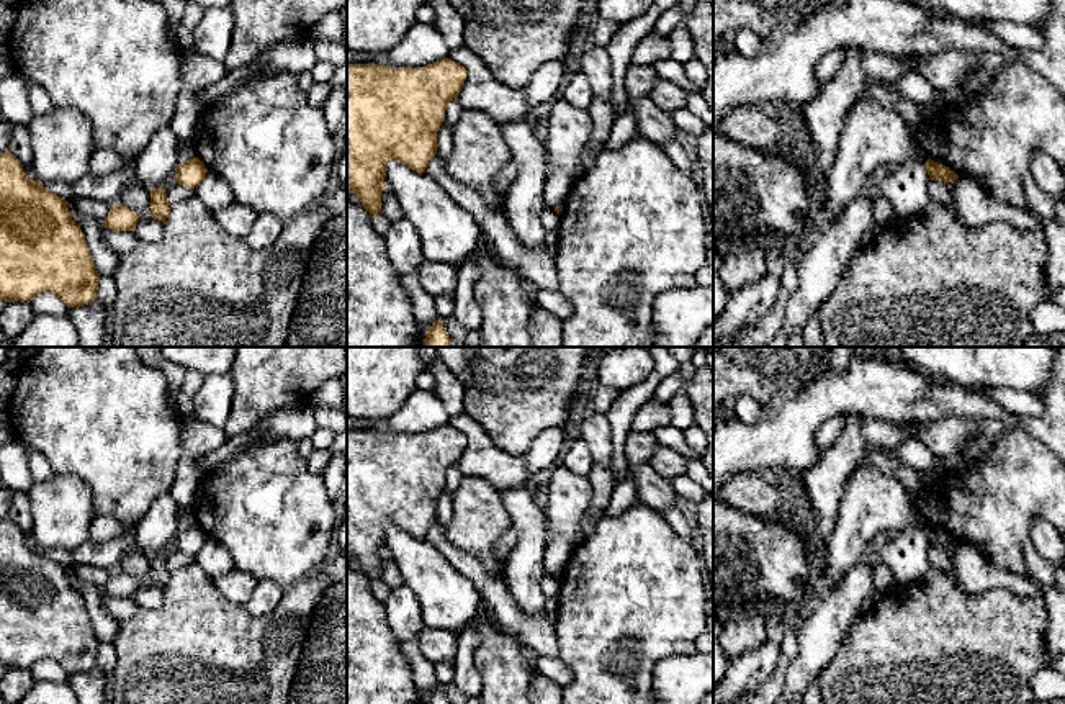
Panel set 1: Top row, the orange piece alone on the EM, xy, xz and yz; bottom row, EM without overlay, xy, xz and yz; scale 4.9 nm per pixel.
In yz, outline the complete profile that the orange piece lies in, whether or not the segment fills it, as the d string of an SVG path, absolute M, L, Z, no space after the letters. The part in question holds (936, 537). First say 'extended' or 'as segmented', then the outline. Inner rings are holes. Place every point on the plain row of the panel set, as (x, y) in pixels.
as segmented; M931 526L926 527L926 537L928 537L929 547L942 547L942 548L954 550L959 545L959 542L954 537Z

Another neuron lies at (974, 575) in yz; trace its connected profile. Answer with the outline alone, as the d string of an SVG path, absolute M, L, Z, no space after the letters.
M964 542L952 550L950 565L954 583L967 599L995 588L1004 588L1018 598L1042 598L1044 593L1037 581L995 568L977 548Z

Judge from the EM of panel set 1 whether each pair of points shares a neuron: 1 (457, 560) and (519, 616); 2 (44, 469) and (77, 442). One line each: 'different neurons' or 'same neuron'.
1: same neuron
2: different neurons

